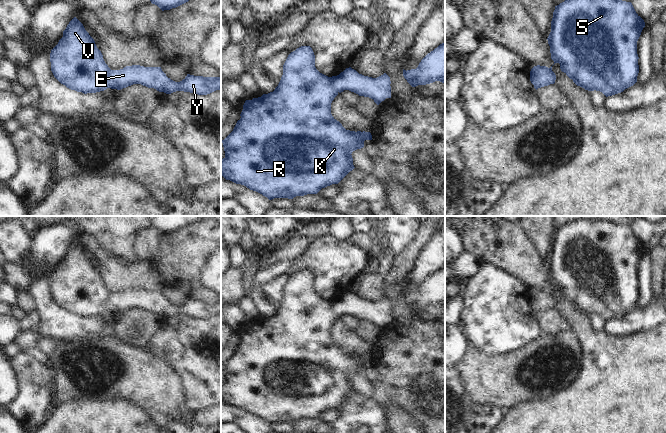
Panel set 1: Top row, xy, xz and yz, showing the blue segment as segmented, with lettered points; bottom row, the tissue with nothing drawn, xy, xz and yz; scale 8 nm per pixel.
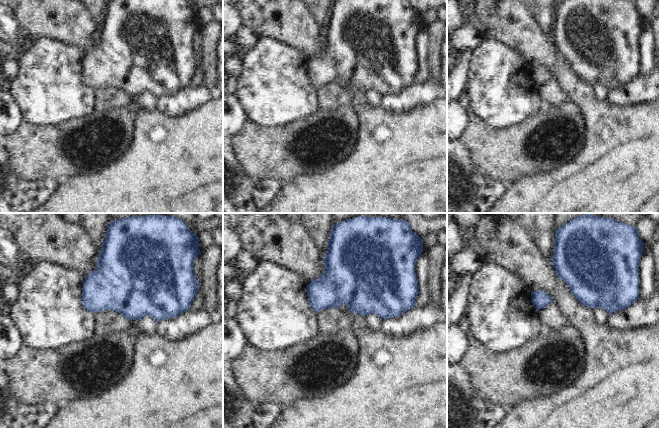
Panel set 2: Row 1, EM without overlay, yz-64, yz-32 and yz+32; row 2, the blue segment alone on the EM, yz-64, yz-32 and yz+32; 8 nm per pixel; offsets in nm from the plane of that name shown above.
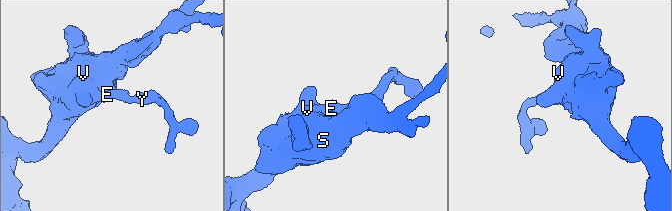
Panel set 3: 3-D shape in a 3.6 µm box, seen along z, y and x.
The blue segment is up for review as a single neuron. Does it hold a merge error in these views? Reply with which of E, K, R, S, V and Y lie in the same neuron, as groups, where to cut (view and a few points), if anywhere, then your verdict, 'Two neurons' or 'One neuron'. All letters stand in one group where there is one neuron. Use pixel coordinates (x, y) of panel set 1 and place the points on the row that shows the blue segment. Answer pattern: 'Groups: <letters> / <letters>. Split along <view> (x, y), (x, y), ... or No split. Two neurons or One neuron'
Groups: E K R S V Y. No split. One neuron

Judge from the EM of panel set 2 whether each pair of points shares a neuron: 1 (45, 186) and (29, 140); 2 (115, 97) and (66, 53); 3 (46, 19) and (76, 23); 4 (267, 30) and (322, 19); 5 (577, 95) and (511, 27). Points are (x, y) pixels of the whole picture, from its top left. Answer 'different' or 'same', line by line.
1: different
2: different
3: same
4: different
5: same

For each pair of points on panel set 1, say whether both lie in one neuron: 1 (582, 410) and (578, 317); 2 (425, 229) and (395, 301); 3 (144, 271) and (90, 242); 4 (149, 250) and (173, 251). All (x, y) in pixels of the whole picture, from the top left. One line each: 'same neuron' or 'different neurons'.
1: same neuron
2: same neuron
3: same neuron
4: different neurons

